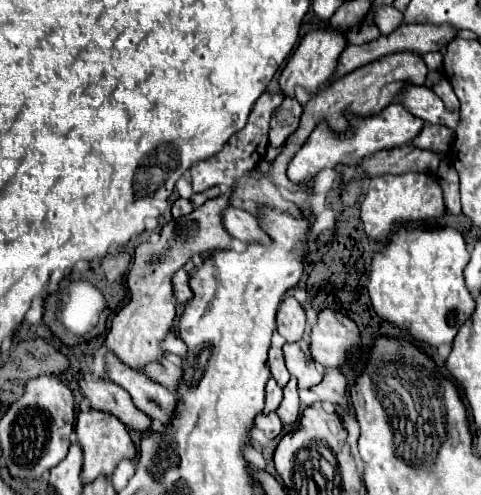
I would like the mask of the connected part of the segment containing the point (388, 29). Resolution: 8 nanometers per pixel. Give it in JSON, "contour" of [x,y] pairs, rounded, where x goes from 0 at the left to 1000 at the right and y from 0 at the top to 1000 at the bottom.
{"contour":[[[790,12],[790,16],[782,16],[782,40],[778,44],[790,57],[790,65],[815,69],[819,57],[836,48],[832,36],[836,36],[836,28],[819,12]]]}

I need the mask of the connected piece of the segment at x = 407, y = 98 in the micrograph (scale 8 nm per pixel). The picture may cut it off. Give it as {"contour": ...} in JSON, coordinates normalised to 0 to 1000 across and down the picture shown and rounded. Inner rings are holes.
{"contour":[[[844,174],[832,194],[827,206],[852,222],[861,234],[886,242],[890,251],[923,251],[931,259],[948,259],[956,230],[931,226],[923,218],[923,206],[886,174]]]}

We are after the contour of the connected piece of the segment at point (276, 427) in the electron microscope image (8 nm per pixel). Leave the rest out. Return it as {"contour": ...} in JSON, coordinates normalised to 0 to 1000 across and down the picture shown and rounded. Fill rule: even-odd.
{"contour":[[[561,832],[561,836],[541,836],[536,844],[528,844],[528,865],[545,869],[557,885],[574,885],[586,869],[586,853],[582,844],[574,840],[574,832]]]}

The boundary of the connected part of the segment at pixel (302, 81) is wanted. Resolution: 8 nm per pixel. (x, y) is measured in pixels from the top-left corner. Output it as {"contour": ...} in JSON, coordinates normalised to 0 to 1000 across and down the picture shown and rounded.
{"contour":[[[657,61],[632,73],[632,81],[624,85],[620,101],[611,105],[611,113],[599,121],[599,129],[590,133],[586,149],[582,149],[582,182],[595,198],[611,198],[611,182],[615,174],[628,174],[636,186],[657,186],[665,170],[674,170],[694,137],[699,137],[699,121],[707,113],[707,105],[719,97],[719,81],[715,69],[707,65],[690,65],[690,61]]]}

